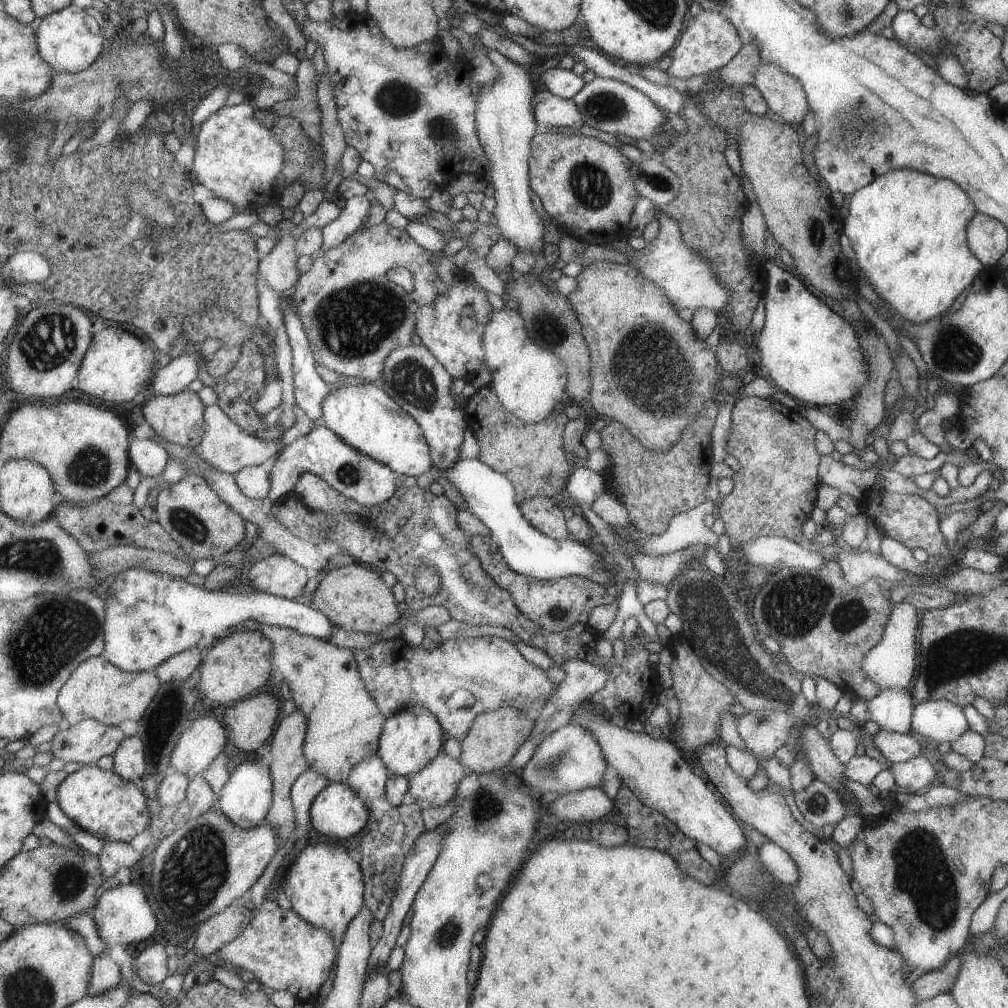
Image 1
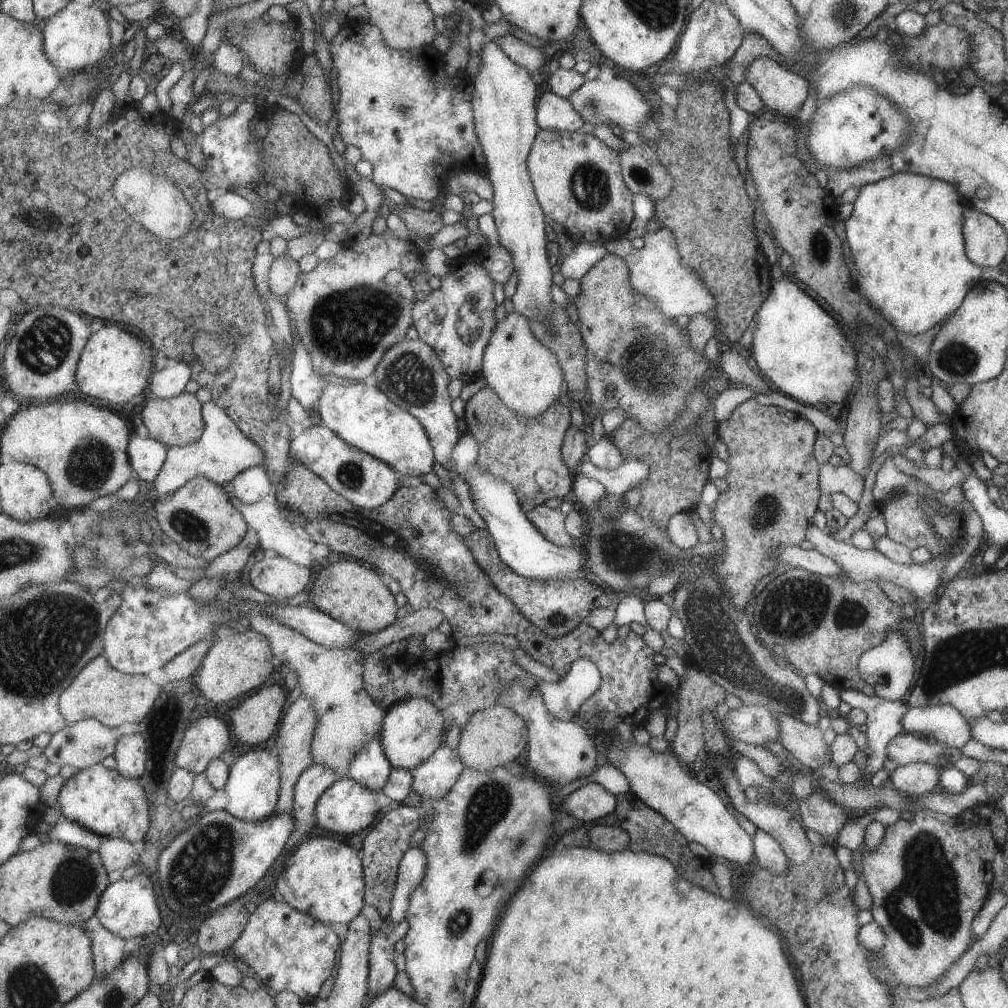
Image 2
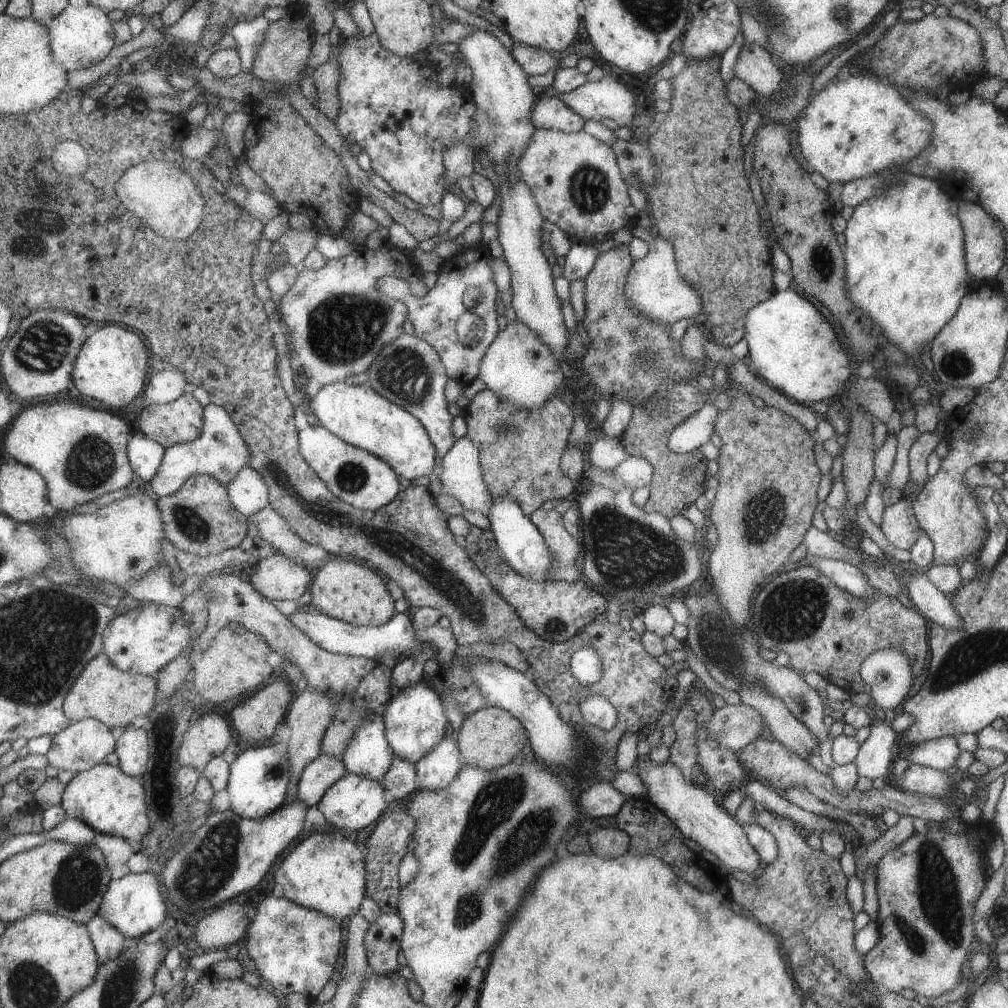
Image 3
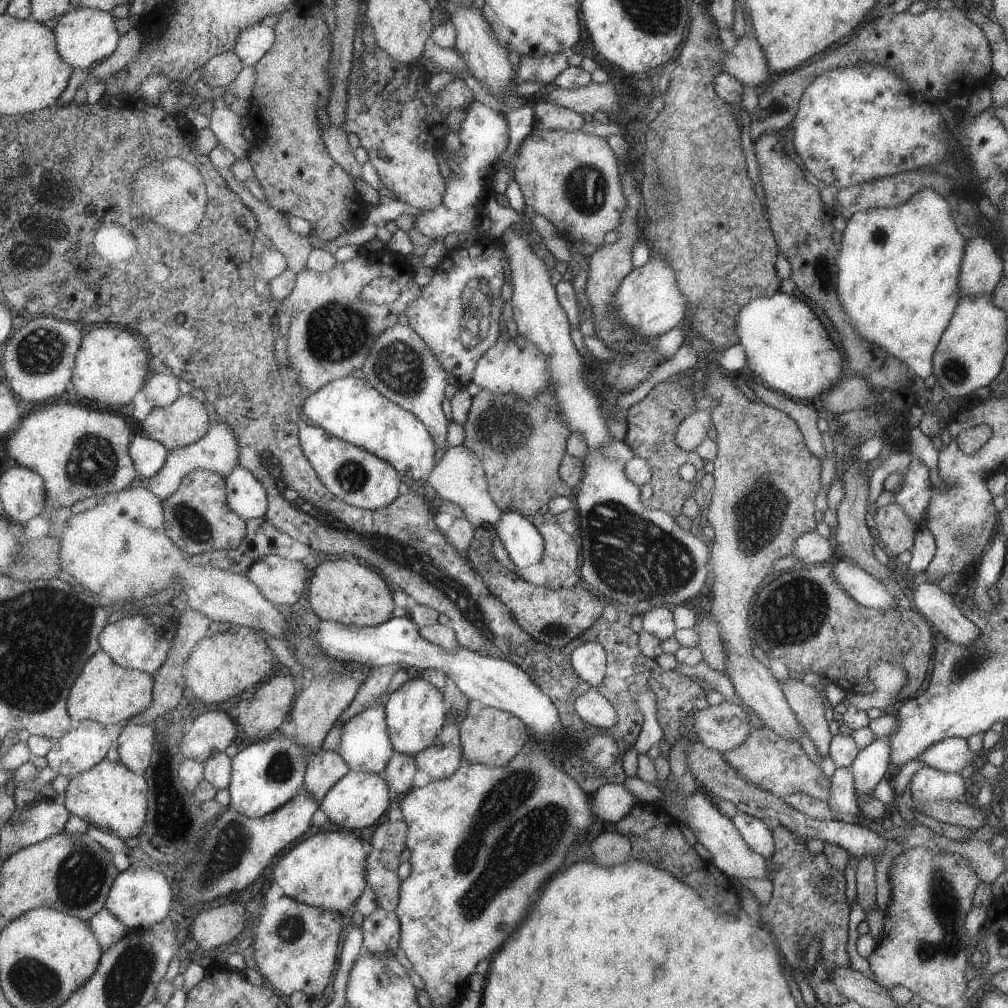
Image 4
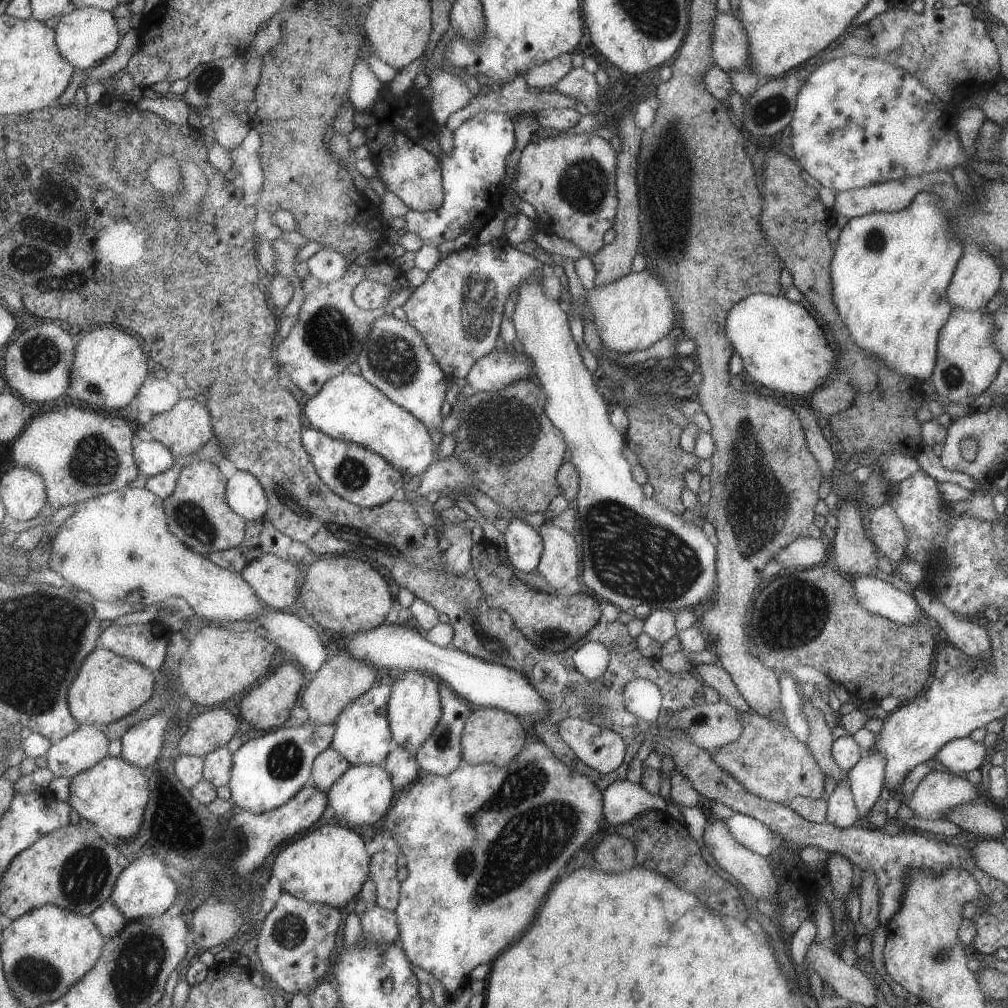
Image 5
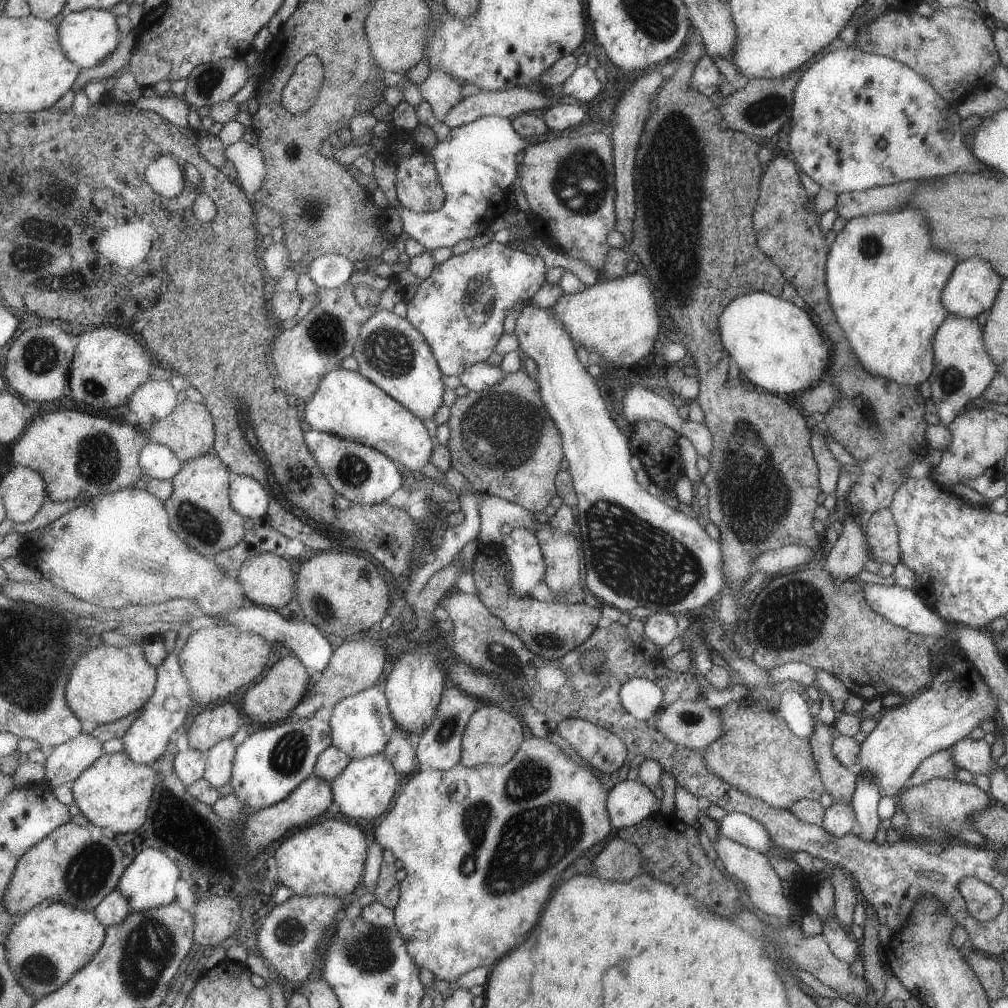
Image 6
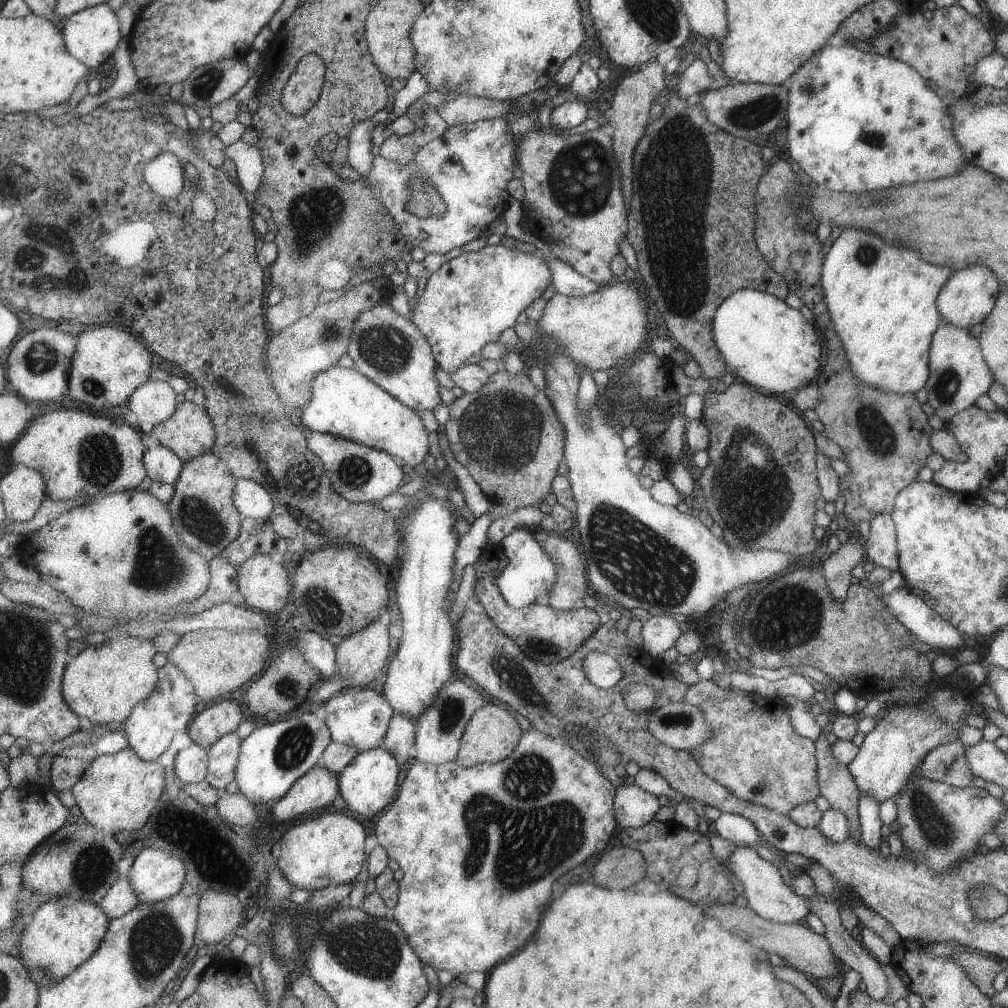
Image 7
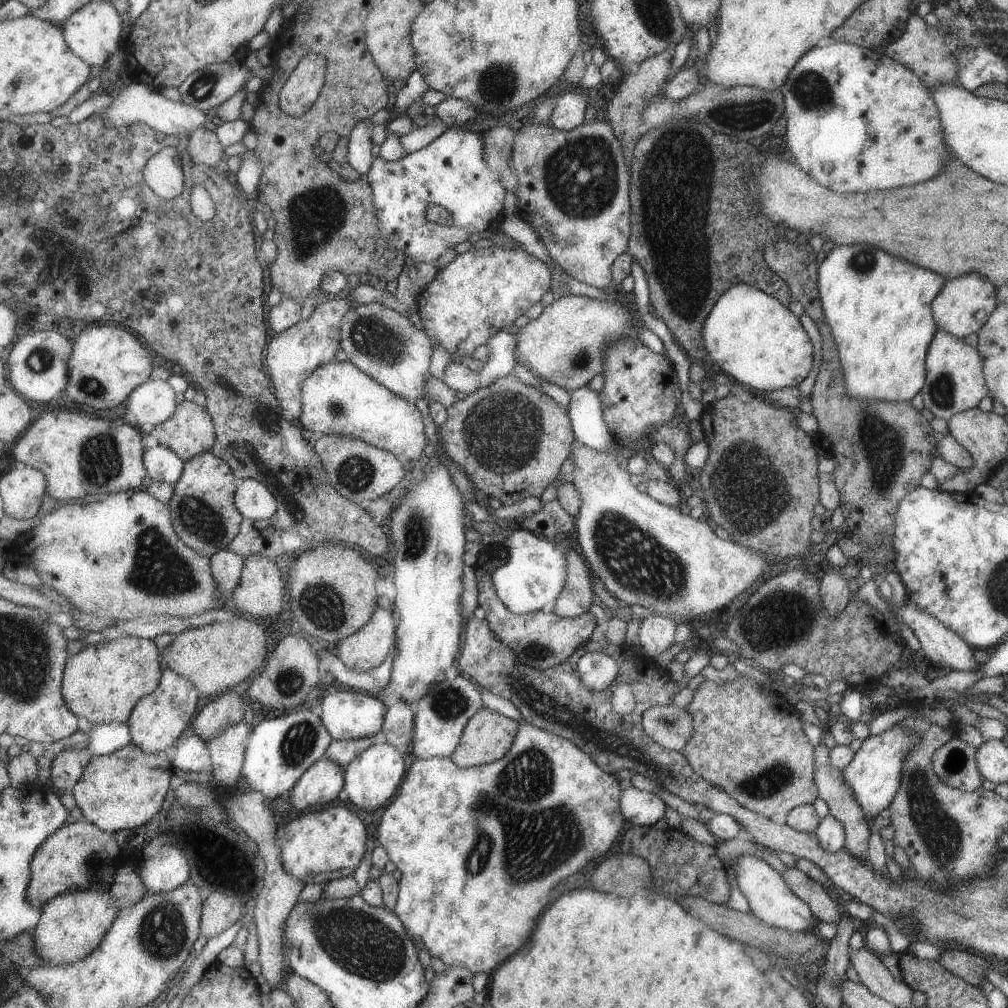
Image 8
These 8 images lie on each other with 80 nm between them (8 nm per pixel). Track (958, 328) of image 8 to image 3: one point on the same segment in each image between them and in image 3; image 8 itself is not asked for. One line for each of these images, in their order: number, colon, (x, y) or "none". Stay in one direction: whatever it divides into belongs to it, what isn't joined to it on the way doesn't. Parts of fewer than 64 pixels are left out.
3: (984, 252)
4: (980, 270)
5: (976, 279)
6: (972, 289)
7: (968, 297)

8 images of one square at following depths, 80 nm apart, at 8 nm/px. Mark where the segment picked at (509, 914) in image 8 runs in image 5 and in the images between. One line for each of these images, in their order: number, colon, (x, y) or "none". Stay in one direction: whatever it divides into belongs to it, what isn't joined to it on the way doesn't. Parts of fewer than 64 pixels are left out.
5: (483, 851)
6: (481, 852)
7: (479, 847)

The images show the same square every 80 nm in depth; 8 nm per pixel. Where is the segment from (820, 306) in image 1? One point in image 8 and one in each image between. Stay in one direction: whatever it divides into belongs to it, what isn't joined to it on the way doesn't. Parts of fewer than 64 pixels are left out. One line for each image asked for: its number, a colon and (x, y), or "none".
2: (797, 347)
3: (793, 349)
4: (786, 347)
5: (781, 347)
6: (773, 343)
7: (769, 345)
8: (751, 337)

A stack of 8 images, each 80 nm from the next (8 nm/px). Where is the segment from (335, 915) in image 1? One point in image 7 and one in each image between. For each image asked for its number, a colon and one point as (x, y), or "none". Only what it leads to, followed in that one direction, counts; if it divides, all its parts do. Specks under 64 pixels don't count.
2: (325, 878)
3: (324, 873)
4: (328, 870)
5: (330, 866)
6: (328, 858)
7: (332, 849)

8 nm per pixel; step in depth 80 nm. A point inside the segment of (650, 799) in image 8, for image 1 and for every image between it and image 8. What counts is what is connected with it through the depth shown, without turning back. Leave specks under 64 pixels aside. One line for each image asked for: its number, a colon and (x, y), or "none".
1: (588, 805)
2: (593, 801)
3: (601, 799)
4: (611, 802)
5: (623, 800)
6: (630, 802)
7: (634, 807)

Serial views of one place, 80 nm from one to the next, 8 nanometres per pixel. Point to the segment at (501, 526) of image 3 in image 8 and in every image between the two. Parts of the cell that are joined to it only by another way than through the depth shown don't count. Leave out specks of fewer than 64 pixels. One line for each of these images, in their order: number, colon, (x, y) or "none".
4: (525, 544)
5: (525, 546)
6: (528, 567)
7: (531, 573)
8: (534, 575)

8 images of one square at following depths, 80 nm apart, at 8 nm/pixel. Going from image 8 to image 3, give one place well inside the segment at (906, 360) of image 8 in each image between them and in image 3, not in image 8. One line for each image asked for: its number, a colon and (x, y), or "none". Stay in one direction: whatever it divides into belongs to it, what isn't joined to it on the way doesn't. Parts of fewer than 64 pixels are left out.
3: (905, 269)
4: (898, 282)
5: (890, 272)
6: (884, 280)
7: (881, 297)

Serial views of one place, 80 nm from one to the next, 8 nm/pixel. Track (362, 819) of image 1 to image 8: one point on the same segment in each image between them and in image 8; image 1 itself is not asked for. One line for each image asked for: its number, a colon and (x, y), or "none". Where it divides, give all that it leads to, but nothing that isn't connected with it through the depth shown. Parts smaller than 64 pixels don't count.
2: (346, 807)
3: (355, 802)
4: (359, 799)
5: (363, 795)
6: (365, 790)
7: (370, 784)
8: (372, 779)

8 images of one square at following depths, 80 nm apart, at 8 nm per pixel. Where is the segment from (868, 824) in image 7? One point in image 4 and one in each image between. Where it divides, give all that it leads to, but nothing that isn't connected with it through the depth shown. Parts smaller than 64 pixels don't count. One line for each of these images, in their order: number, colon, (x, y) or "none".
4: (872, 762)
5: (866, 777)
6: (865, 798)

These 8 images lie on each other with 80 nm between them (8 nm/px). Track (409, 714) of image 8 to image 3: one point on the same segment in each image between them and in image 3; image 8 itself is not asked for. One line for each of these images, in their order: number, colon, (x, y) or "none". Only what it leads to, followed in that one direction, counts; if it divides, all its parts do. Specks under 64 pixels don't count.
3: (400, 782)
4: (400, 773)
5: (403, 766)
6: (401, 750)
7: (401, 737)

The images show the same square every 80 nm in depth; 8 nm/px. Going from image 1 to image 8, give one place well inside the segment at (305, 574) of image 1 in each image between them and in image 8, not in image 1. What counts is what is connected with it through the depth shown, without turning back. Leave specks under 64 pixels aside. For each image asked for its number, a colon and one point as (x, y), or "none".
2: (275, 575)
3: (277, 577)
4: (283, 581)
5: (274, 578)
6: (269, 581)
7: (264, 584)
8: (261, 593)

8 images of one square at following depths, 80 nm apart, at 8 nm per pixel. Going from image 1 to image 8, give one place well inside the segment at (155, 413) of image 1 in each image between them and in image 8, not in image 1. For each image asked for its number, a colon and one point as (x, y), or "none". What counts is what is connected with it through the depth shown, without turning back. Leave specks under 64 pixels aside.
2: (178, 421)
3: (182, 420)
4: (184, 422)
5: (185, 430)
6: (190, 431)
7: (190, 432)
8: (191, 431)

